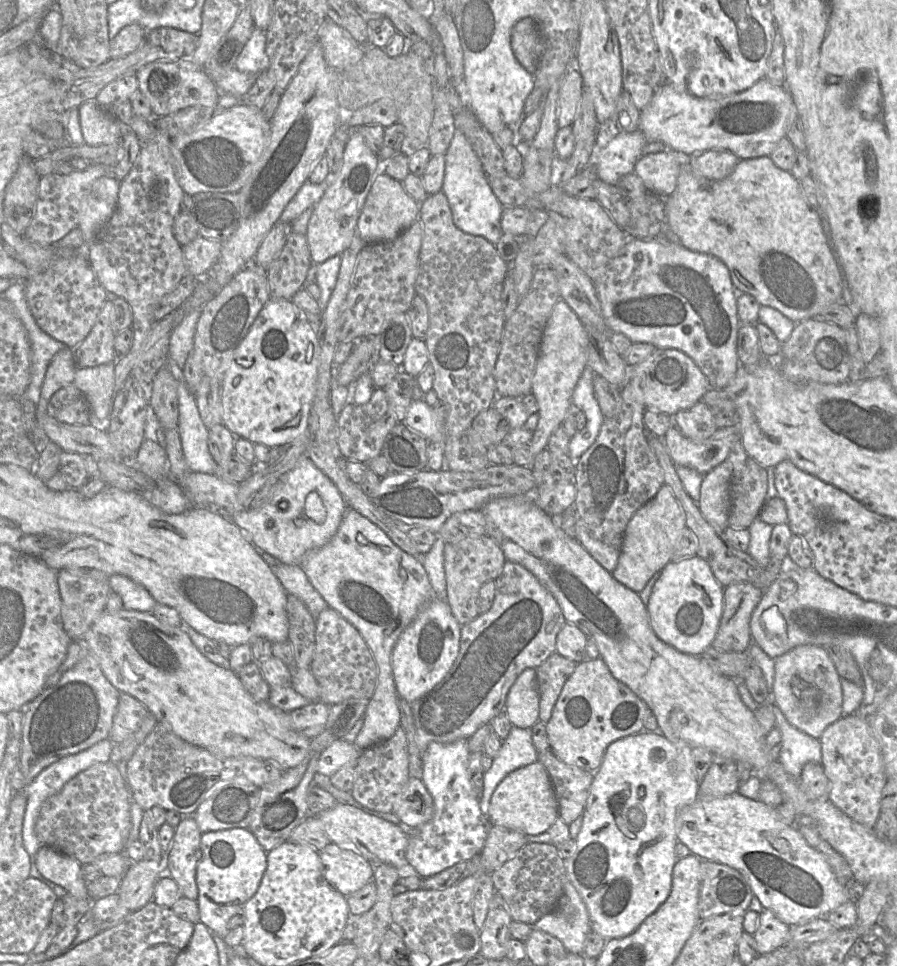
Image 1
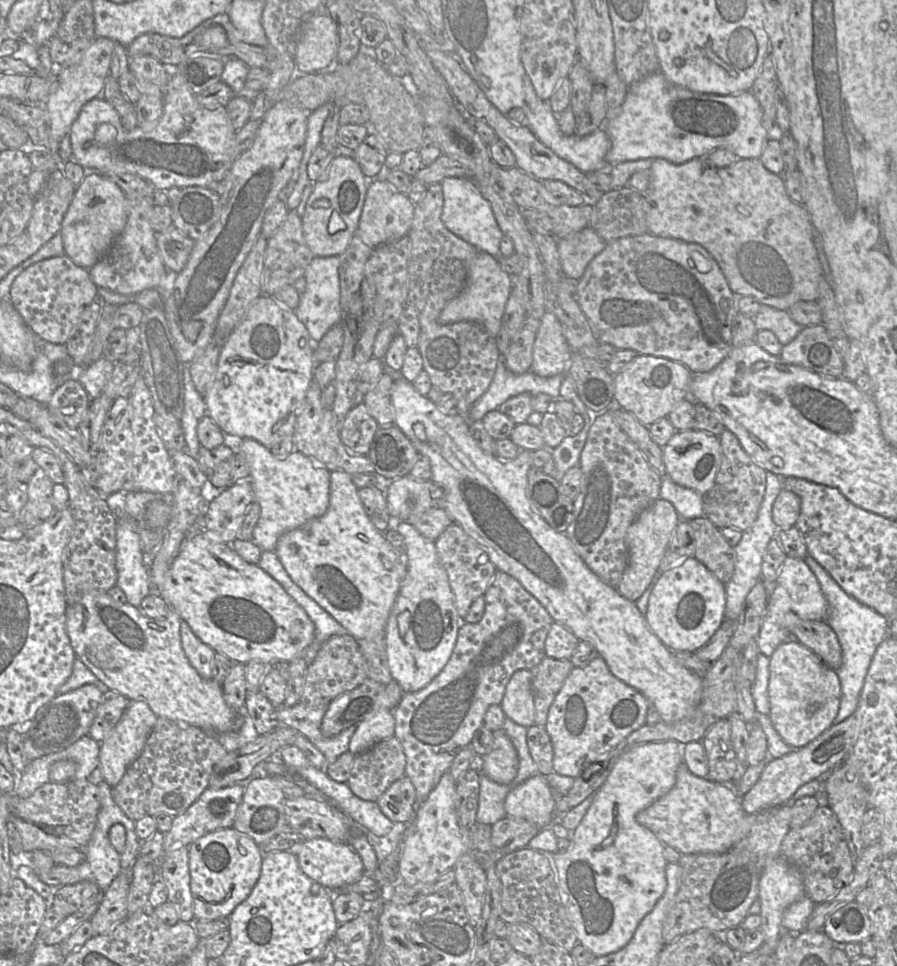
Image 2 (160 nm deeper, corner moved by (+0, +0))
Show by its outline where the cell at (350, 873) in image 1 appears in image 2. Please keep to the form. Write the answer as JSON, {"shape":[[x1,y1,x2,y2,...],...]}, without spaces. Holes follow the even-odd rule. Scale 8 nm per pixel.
{"shape":[[325,838,304,839,295,848,286,851,295,853,302,871,331,892,338,892,357,882,364,874,360,856,346,842,332,842]]}

